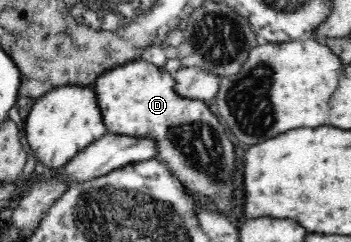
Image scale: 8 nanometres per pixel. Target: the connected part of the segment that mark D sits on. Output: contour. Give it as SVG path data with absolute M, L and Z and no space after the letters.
M143 59L117 66L97 77L93 83L97 92L97 103L101 108L106 130L109 134L119 134L137 139L150 139L154 143L154 157L168 166L169 173L182 183L185 193L192 195L194 204L202 211L218 213L223 217L233 217L237 209L235 197L235 144L229 140L223 122L206 102L177 94L175 78L167 70Z

